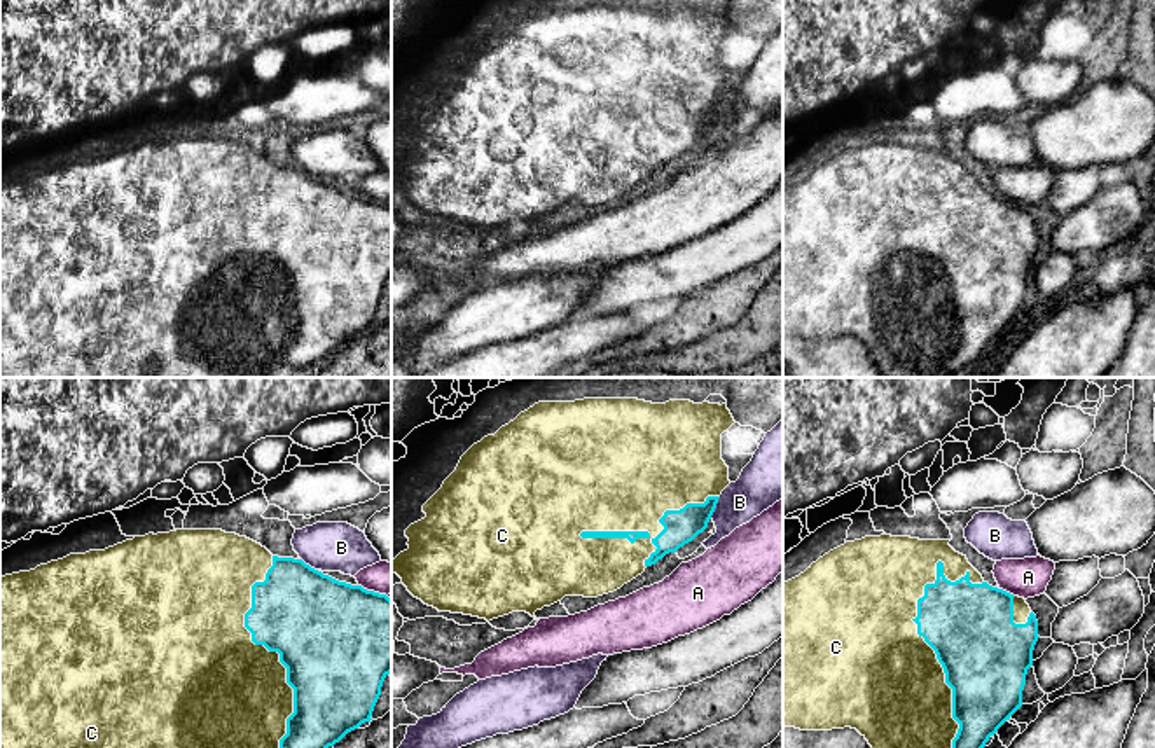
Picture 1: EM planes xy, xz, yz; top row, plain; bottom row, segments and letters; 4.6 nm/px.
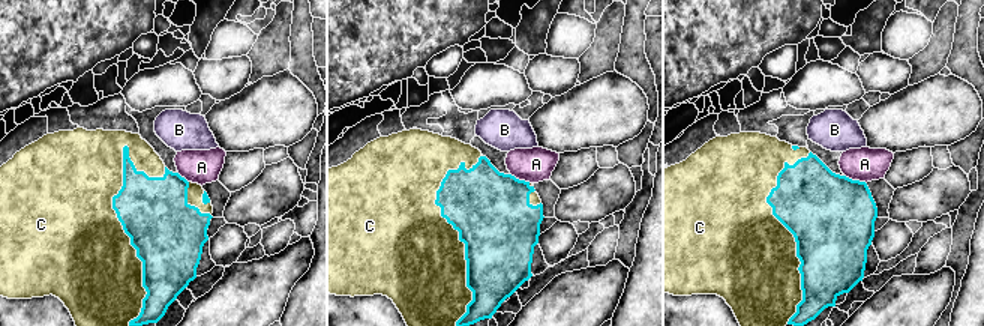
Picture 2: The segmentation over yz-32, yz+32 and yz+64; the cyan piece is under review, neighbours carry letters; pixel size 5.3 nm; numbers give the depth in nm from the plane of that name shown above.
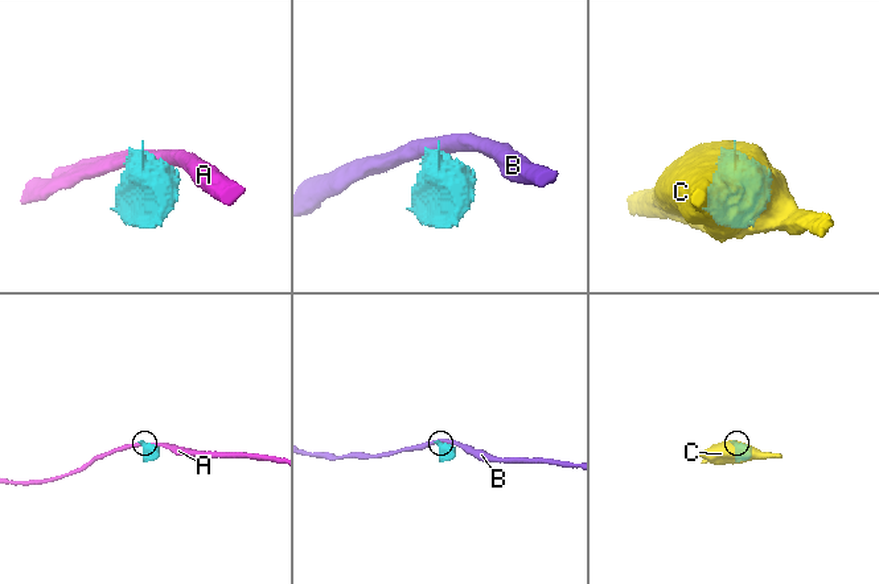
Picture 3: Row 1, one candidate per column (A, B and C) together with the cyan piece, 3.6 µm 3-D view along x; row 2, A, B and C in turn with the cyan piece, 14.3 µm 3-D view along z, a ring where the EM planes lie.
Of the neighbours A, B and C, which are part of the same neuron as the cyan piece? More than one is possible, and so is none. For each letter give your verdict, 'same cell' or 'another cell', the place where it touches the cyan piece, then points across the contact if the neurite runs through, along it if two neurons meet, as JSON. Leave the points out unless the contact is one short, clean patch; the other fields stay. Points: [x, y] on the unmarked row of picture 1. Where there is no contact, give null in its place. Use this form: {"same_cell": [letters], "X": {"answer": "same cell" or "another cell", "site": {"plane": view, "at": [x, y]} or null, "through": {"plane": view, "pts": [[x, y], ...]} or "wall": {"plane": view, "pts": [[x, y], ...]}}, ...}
{"same_cell": ["C"], "A": {"answer": "another cell", "site": {"plane": "yz", "at": [1005, 200]}}, "B": {"answer": "another cell", "site": {"plane": "xz", "at": [715, 116]}, "wall": {"plane": "xz", "pts": [[720, 105], [710, 126]]}}, "C": {"answer": "same cell", "site": {"plane": "yz", "at": [937, 266]}}}

